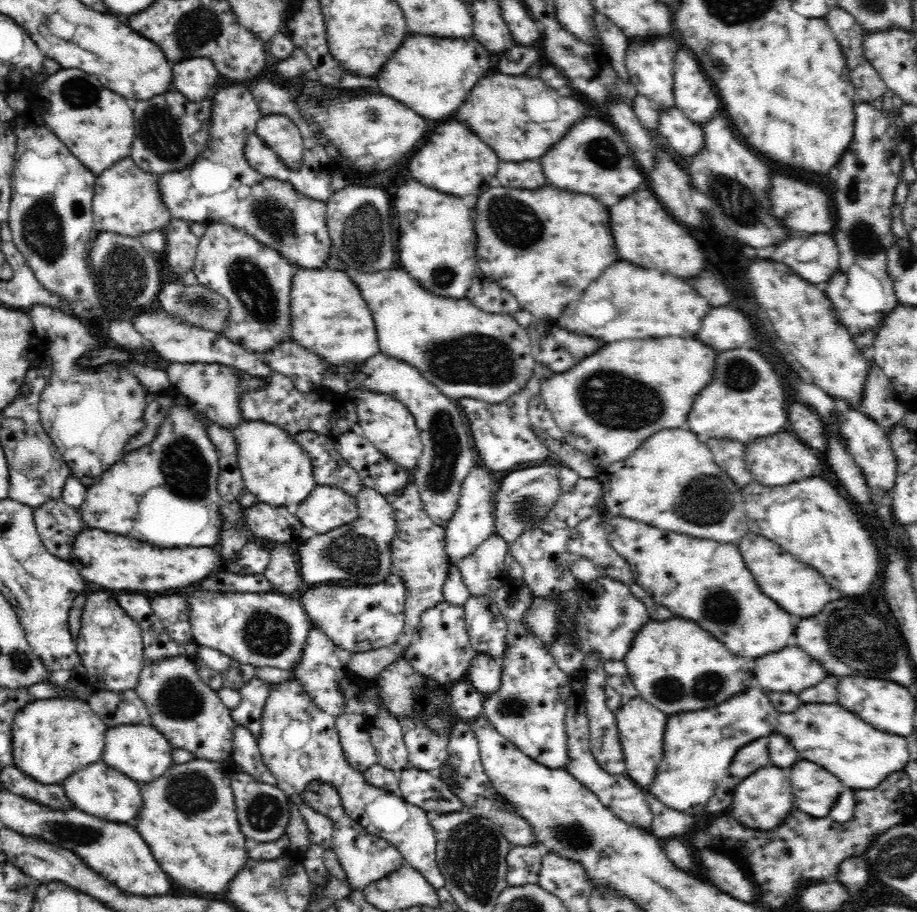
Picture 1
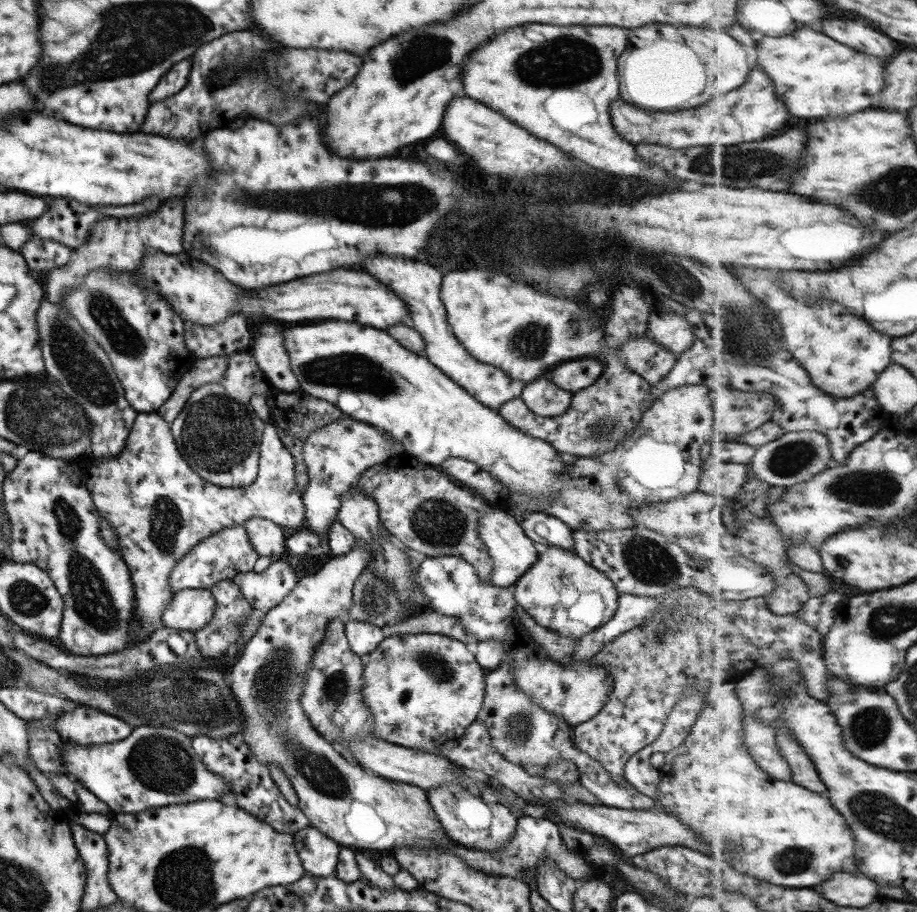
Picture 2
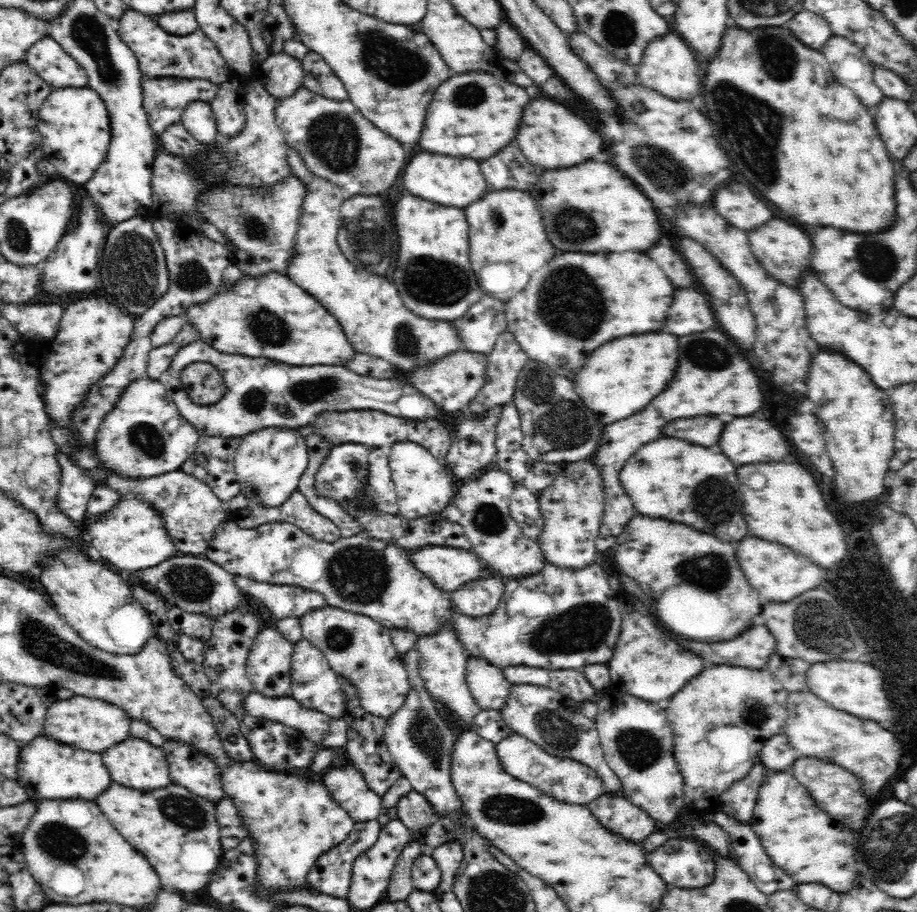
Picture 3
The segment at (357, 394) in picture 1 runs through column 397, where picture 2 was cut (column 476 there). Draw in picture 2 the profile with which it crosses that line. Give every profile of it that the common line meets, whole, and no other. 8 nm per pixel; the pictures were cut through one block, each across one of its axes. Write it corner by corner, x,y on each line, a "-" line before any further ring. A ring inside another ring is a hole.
327,320
313,326
295,326
285,332
285,350
289,354
290,368
297,378
300,393
334,404
344,416
385,432
403,446
405,453
419,462
437,466
447,457
463,458
475,463
481,470
489,471
497,481
505,485
505,490
531,495
539,499
539,505
549,503
547,495
553,493
553,483
565,471
565,462
559,458
559,452
544,441
512,428
499,416
498,411
478,403
439,368
424,357
415,356
401,348
383,330
337,320

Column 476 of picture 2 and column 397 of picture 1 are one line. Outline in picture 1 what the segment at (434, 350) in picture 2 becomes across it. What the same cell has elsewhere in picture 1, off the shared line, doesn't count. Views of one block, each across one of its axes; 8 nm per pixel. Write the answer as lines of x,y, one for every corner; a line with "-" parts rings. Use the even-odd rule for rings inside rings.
382,353
376,354
360,366
353,378
352,387
394,397
404,403
415,418
423,451
411,474
411,481
418,487
423,509
434,524
444,527
445,530
456,512
463,480
476,467
474,464
478,458
474,450
468,449
472,442
468,444
468,434
464,434
468,425
464,428
464,422
460,418
463,410
457,401
444,396
438,387
424,379
416,368
400,360
382,356

